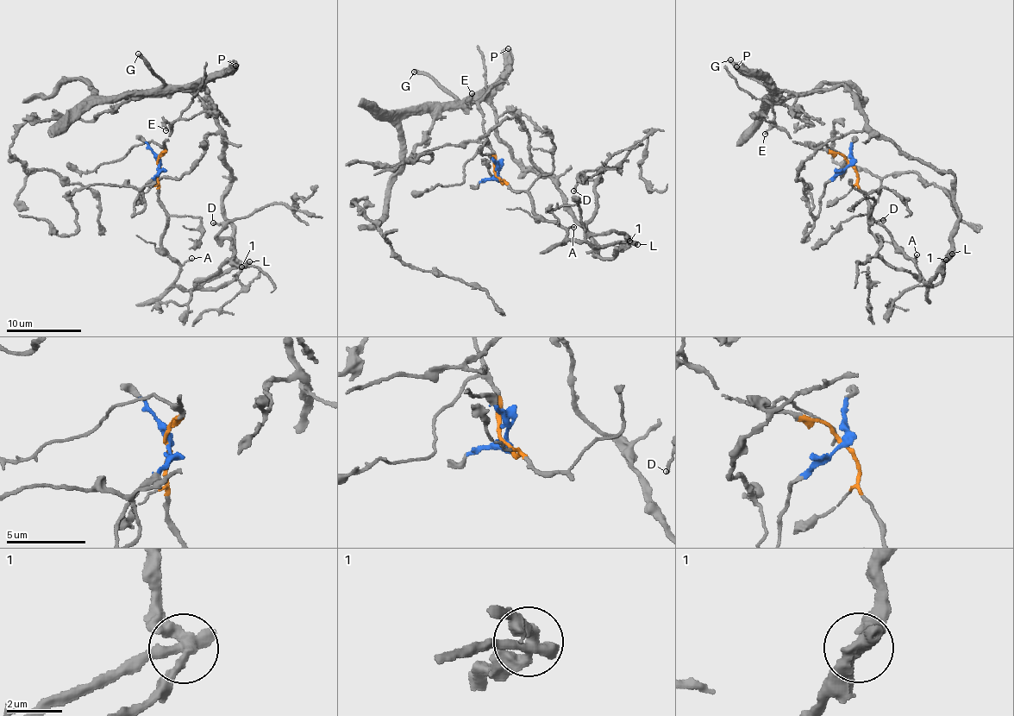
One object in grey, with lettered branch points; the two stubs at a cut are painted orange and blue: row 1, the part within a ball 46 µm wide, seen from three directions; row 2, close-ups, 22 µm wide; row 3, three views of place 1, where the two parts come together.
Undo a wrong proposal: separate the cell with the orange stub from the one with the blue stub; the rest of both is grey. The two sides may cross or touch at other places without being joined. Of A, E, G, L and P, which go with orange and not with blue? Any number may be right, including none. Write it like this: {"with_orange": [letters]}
{"with_orange": ["A", "E", "L"]}

